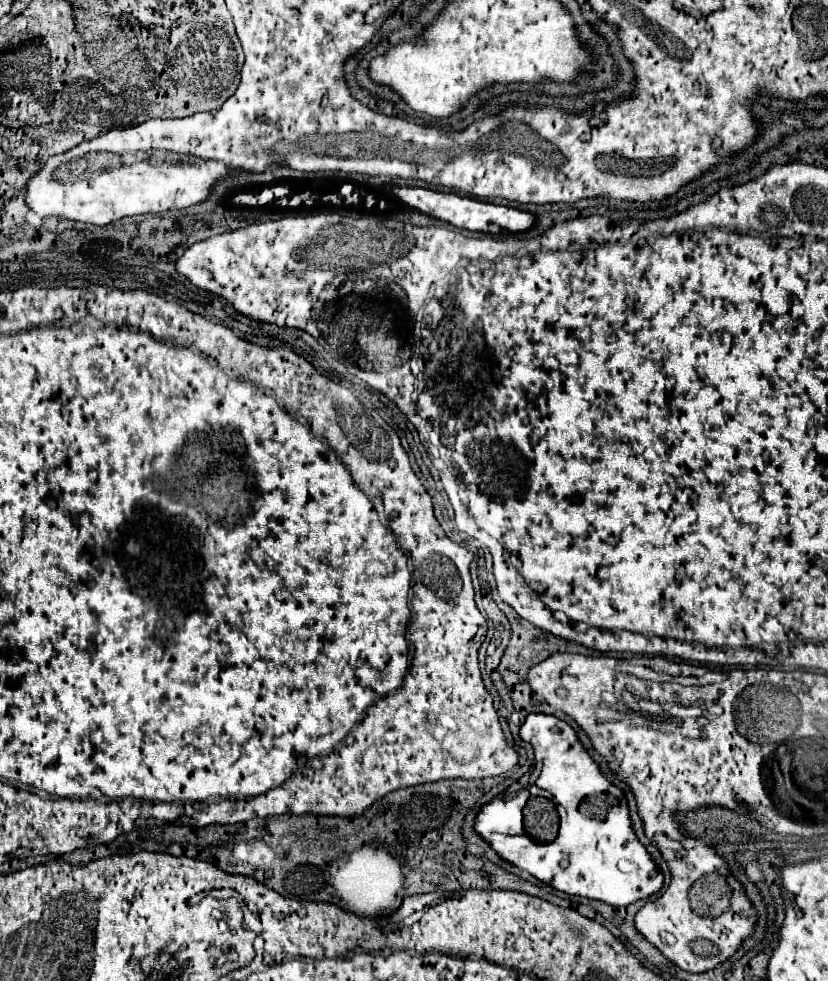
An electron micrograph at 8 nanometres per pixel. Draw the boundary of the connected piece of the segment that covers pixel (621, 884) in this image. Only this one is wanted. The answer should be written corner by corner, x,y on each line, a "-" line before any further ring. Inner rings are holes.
528,714
526,722
520,726
520,738
528,742
534,748
534,766
528,776
522,776
518,782
508,786
502,794
498,794
490,804
484,804
474,822
474,832
490,844
490,848
506,862
514,864
516,868
532,874
540,882
550,884
552,888
568,894
568,896
580,896
590,900
600,900
610,906
628,906
636,900
644,900
650,894
658,892
662,888
662,876
658,876
658,868
654,866
650,854
636,838
630,816
628,816
628,804
624,800
622,790
614,788
612,782
608,782
594,760
590,760
588,752
578,742
574,730
558,720
556,716
548,714
-
530,798
544,798
554,804
558,812
558,834
554,840
544,842
542,832
544,826
540,826
538,838
532,838
526,832
524,824
524,806

